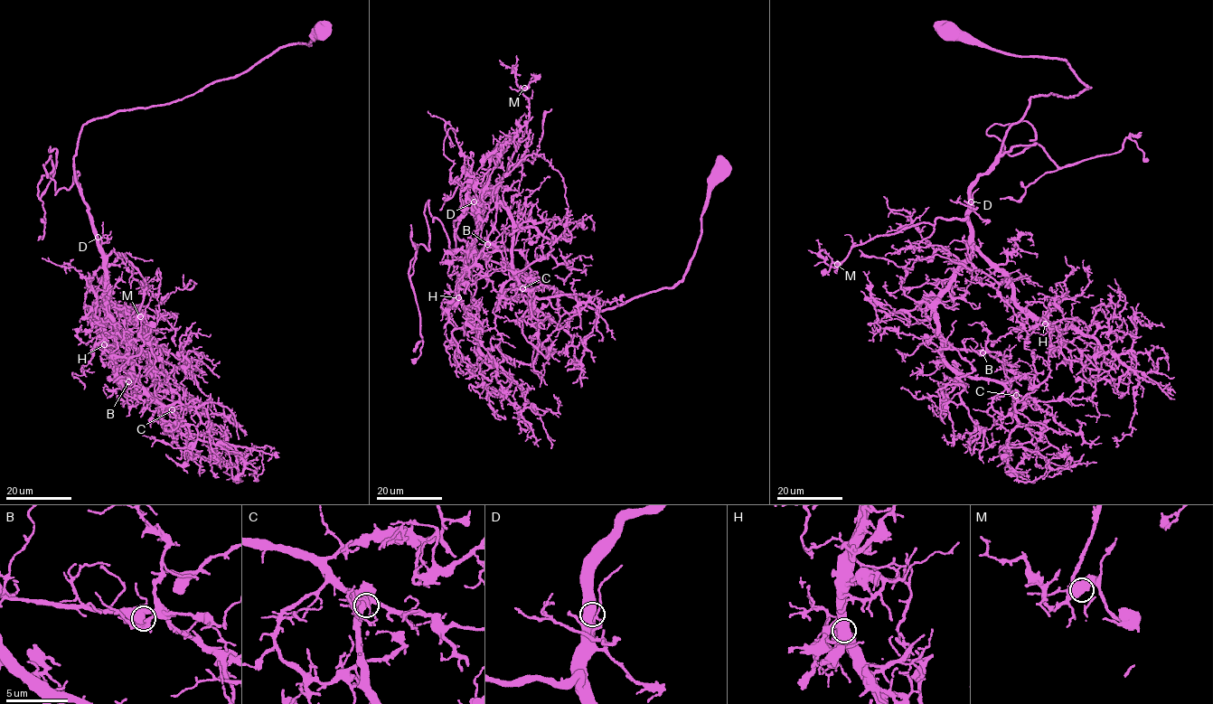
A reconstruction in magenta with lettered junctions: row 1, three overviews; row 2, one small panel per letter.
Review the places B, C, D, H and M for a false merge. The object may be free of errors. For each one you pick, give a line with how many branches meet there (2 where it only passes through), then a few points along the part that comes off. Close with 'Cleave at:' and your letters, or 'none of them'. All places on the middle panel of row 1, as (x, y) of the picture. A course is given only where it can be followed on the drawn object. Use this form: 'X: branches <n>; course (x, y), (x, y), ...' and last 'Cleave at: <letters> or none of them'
Cleave at: none of them

